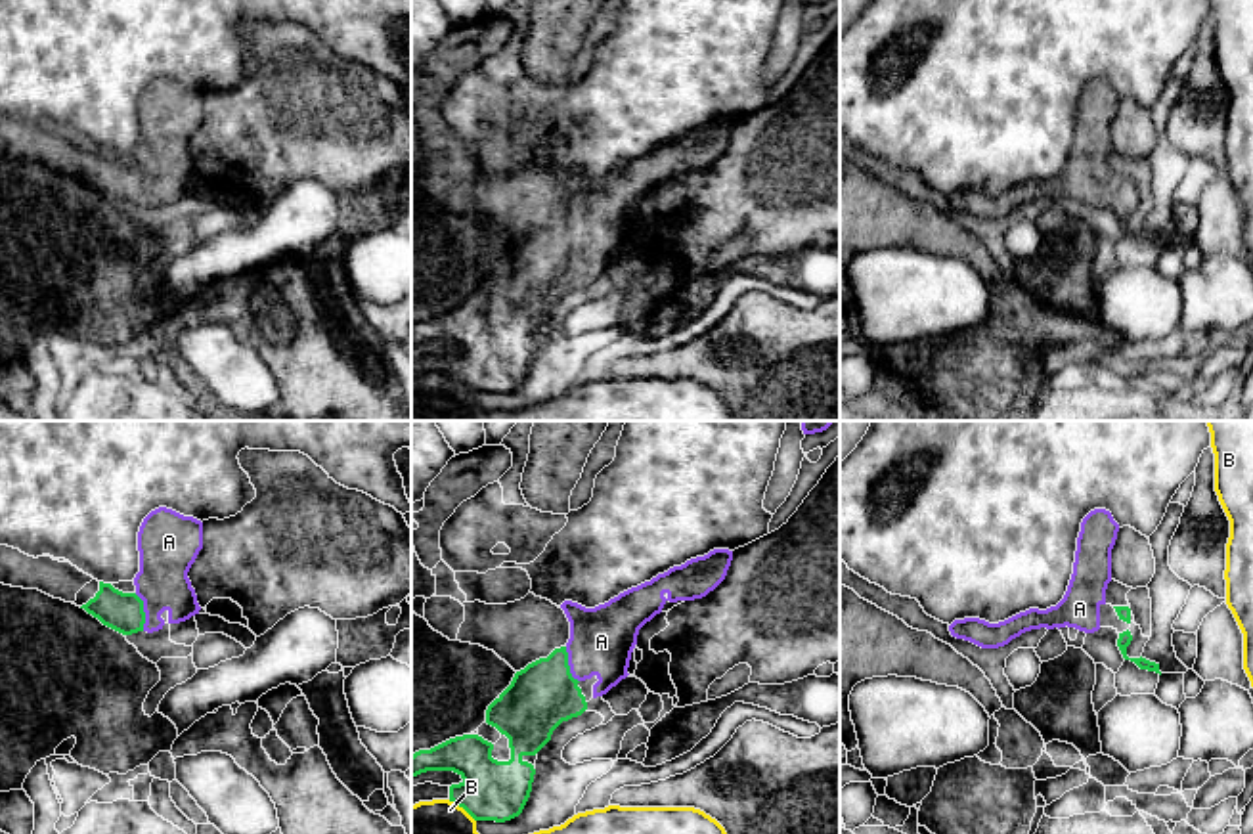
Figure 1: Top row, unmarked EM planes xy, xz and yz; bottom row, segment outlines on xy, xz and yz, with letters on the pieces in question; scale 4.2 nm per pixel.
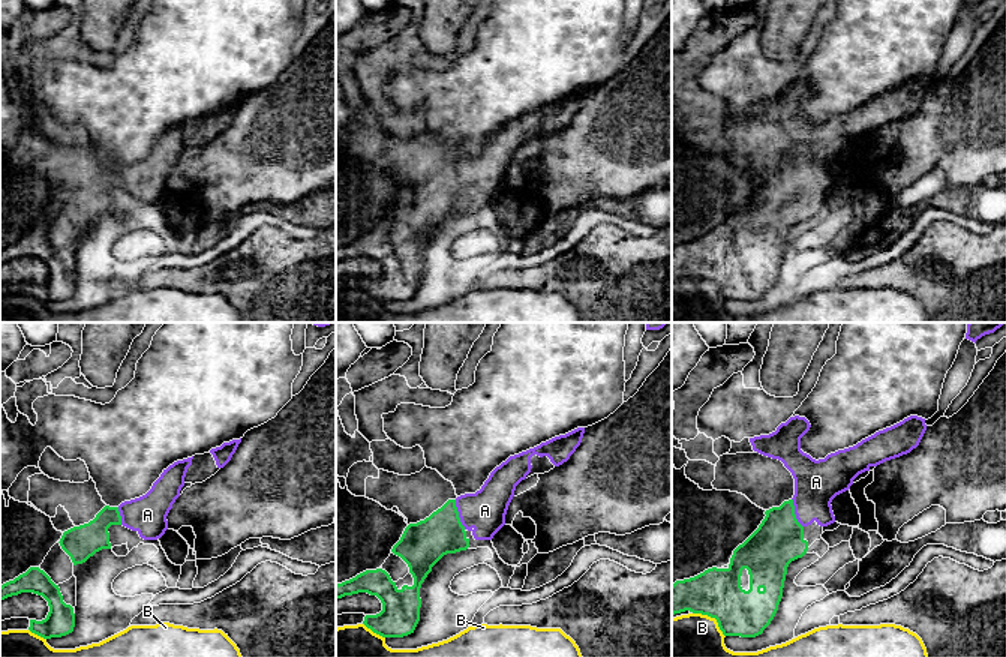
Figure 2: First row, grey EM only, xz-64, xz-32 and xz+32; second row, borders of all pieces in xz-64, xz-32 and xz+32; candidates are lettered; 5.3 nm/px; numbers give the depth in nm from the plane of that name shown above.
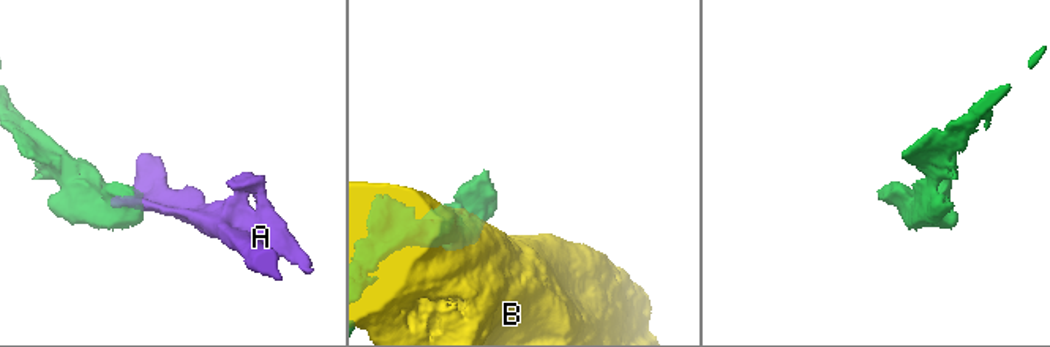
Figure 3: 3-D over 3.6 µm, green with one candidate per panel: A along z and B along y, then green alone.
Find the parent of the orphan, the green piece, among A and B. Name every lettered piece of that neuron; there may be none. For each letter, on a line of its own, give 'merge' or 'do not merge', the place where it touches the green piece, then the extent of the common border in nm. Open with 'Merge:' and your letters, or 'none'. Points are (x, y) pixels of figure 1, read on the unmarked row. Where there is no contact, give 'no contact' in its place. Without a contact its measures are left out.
Merge: A
A: merge; contact xy (144, 184); length 170 nm
B: do not merge; contact xz (461, 377); length 150 nm

